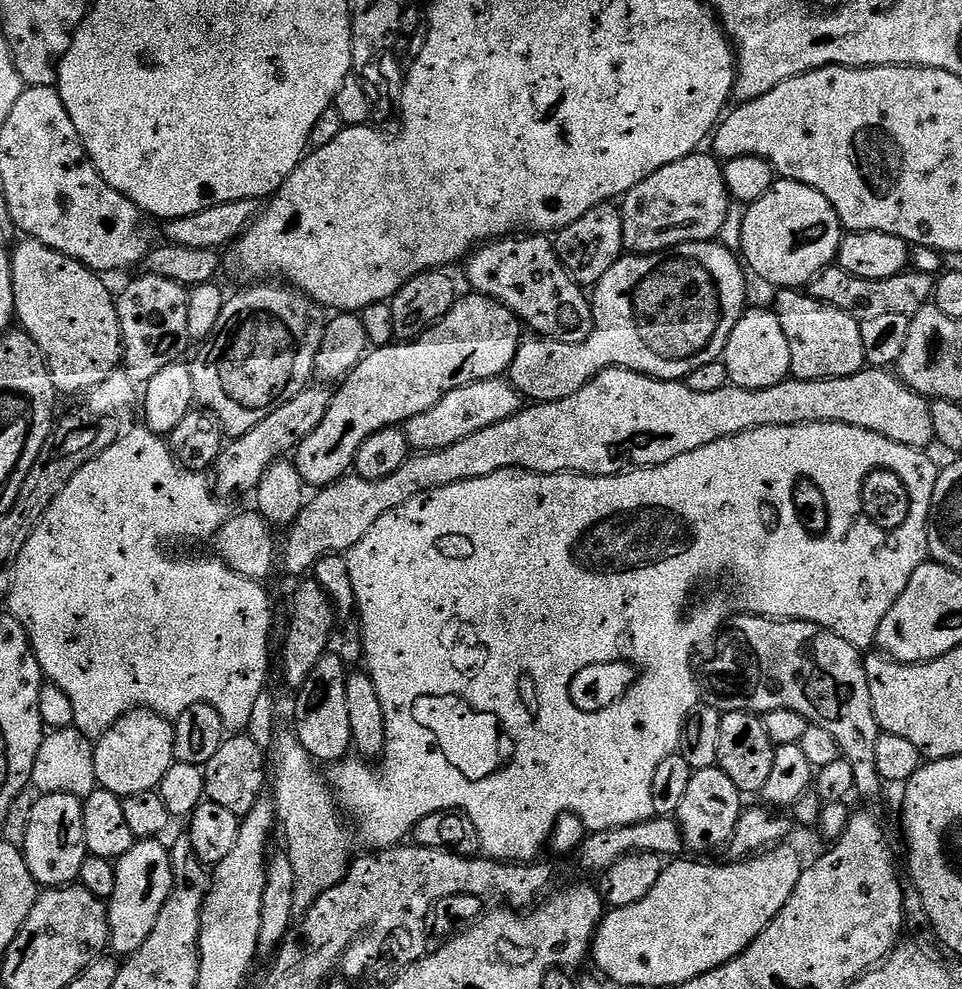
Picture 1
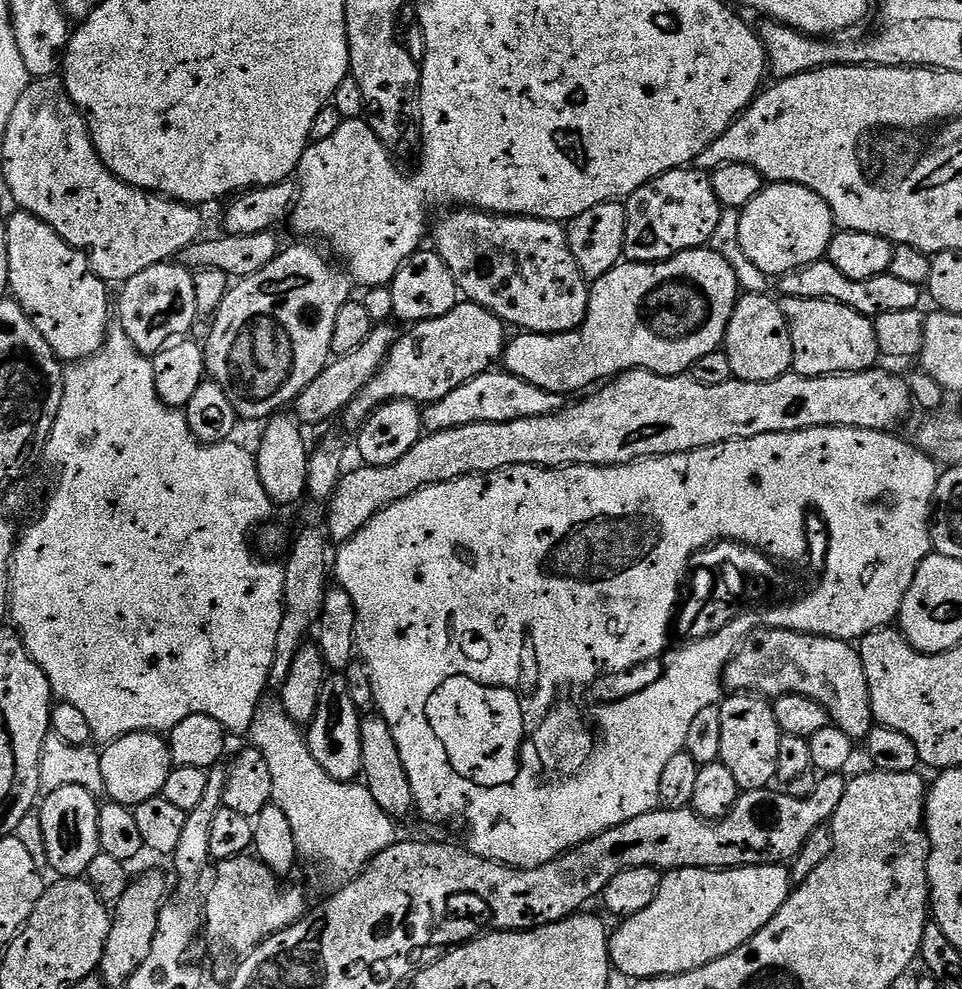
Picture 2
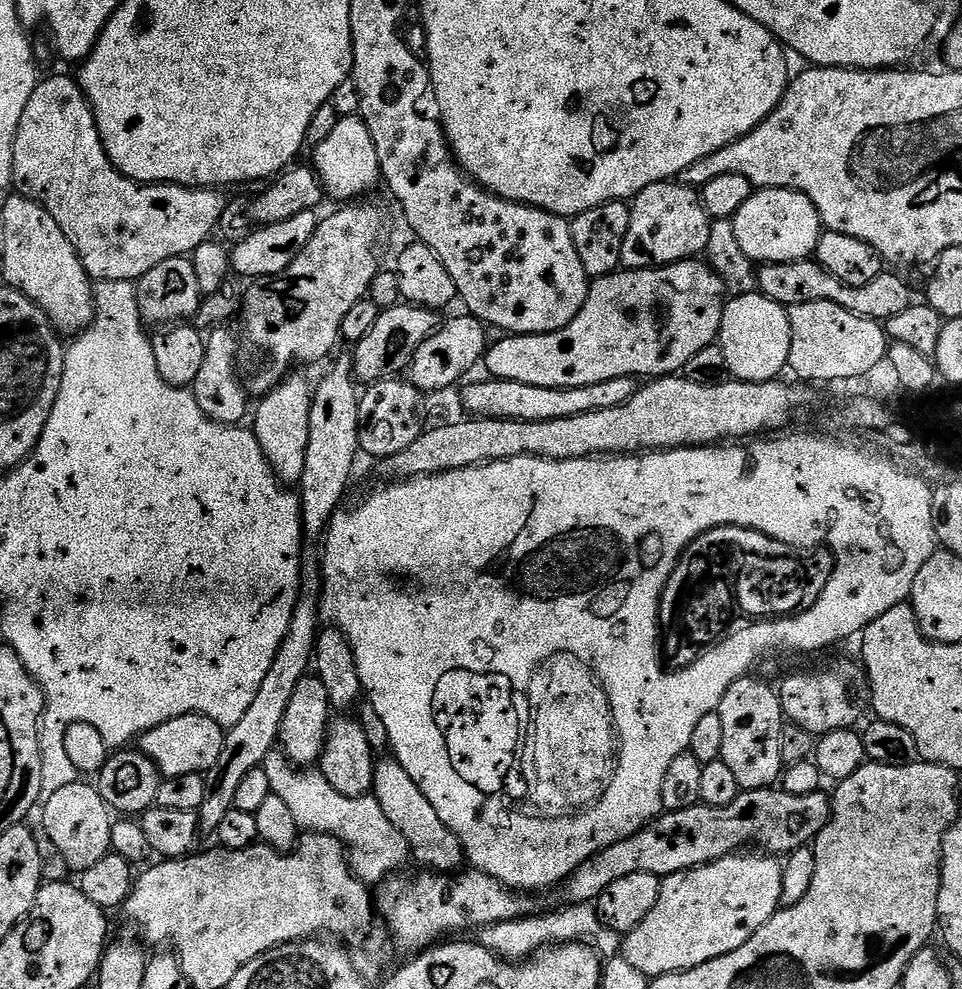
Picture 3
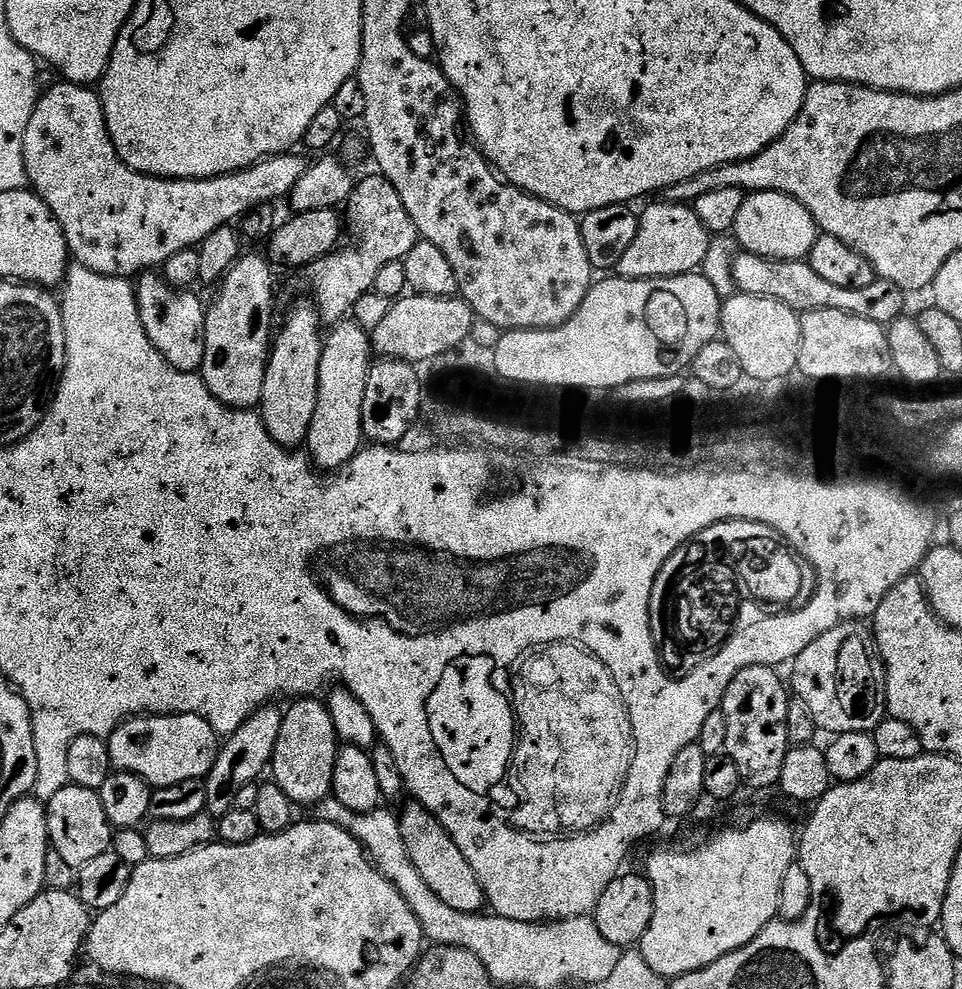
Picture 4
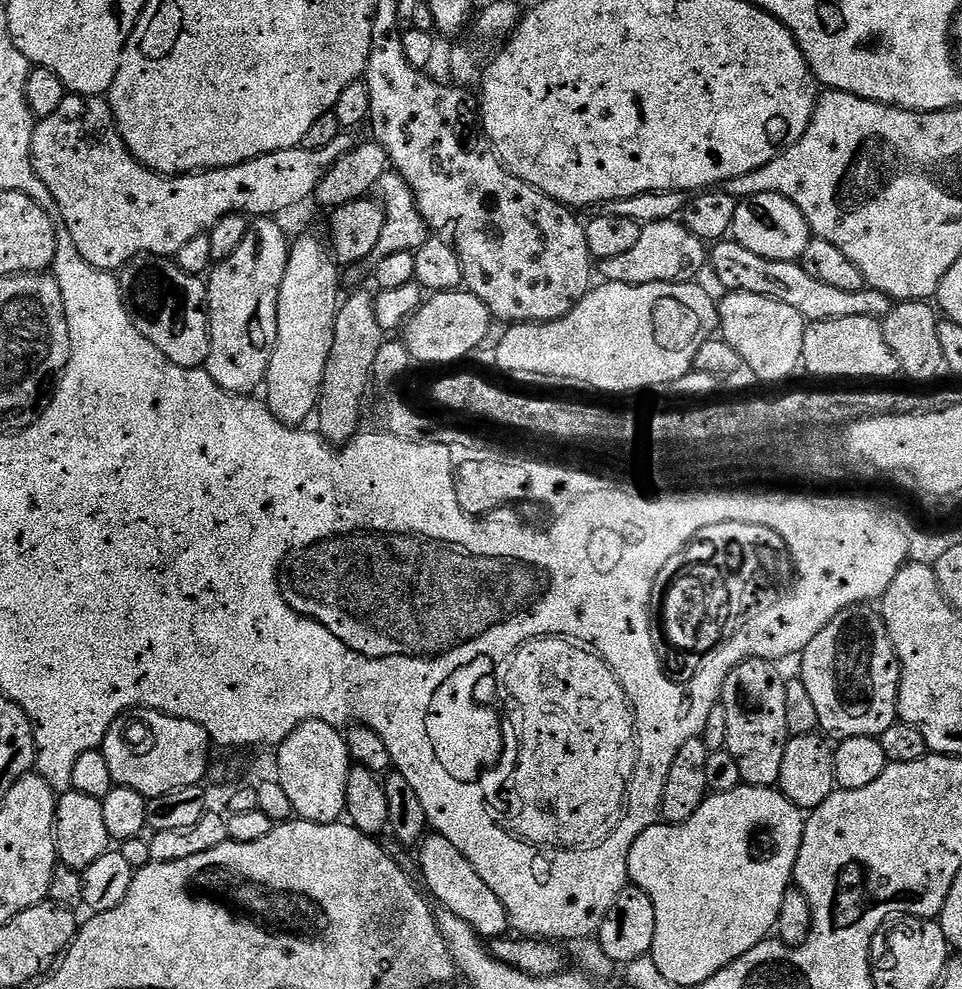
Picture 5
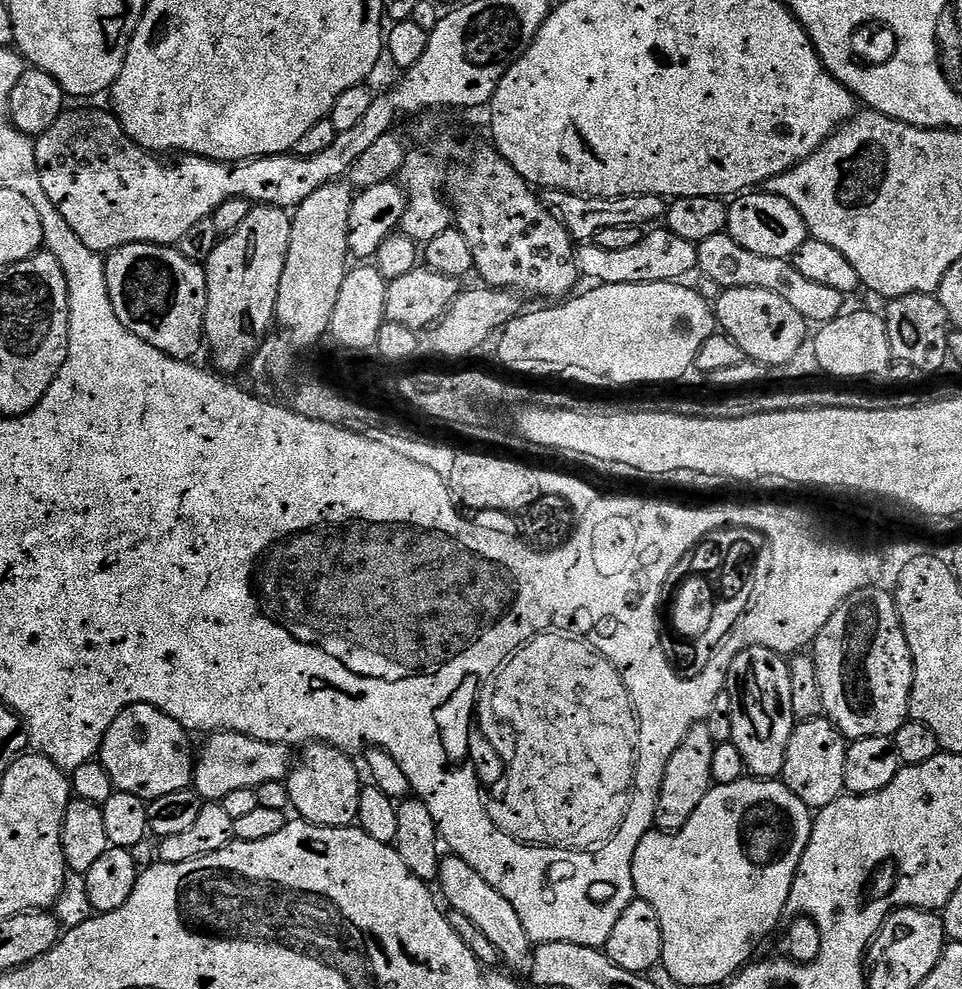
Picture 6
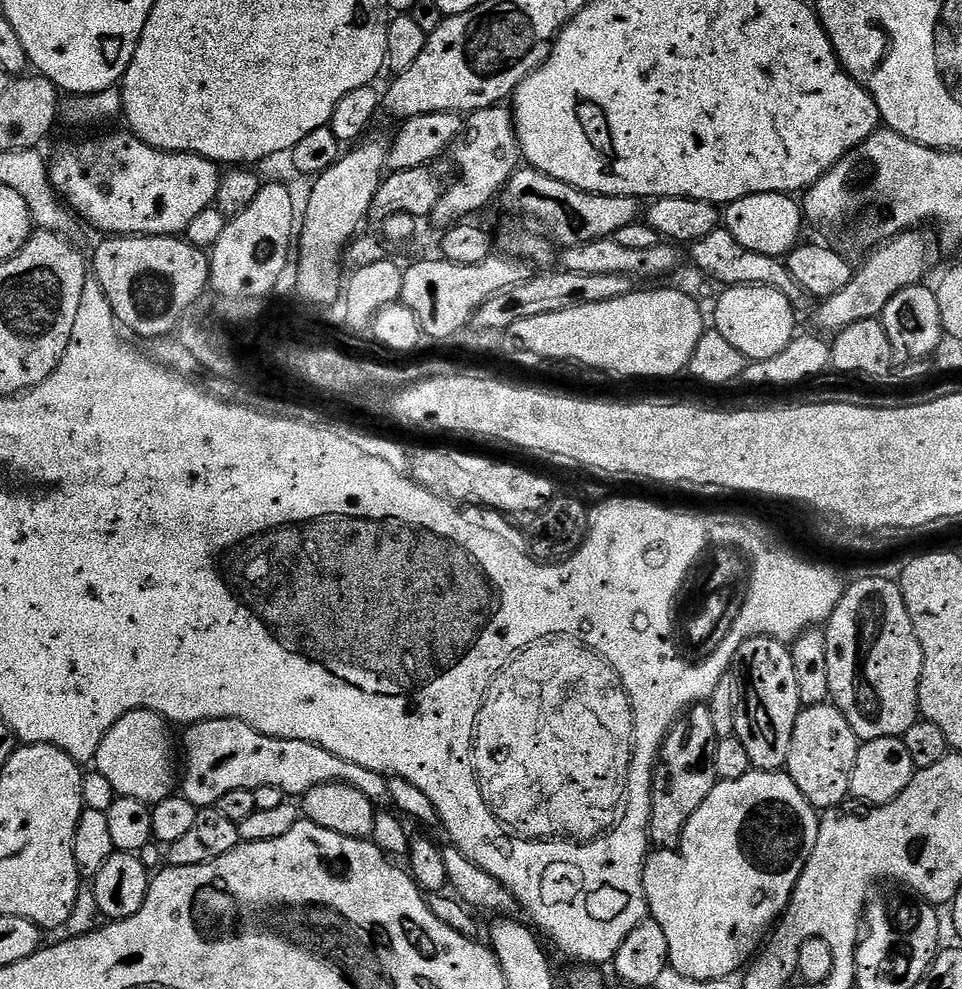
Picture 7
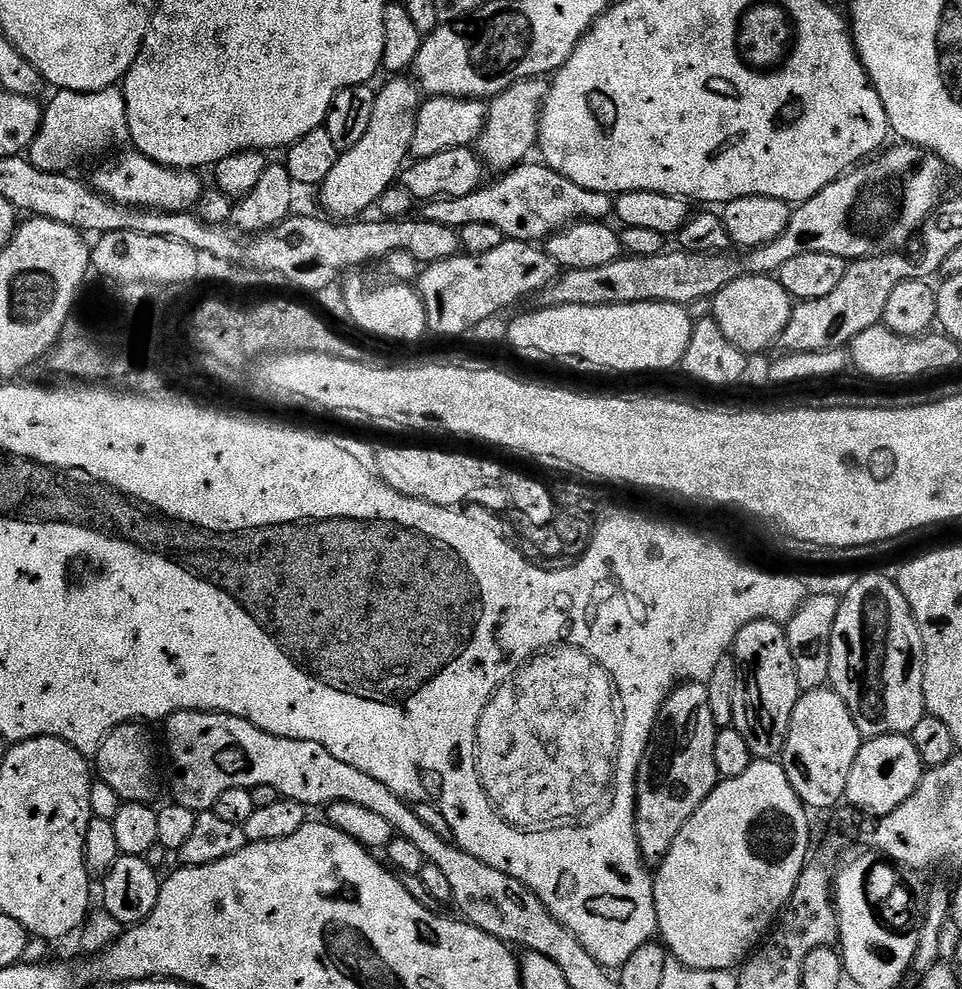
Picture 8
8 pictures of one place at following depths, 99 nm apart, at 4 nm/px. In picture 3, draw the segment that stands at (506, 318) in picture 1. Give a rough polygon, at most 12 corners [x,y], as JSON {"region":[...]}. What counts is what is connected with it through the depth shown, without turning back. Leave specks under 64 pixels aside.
{"region":[[439,325],[406,369],[421,392],[459,385],[485,359],[485,325]]}

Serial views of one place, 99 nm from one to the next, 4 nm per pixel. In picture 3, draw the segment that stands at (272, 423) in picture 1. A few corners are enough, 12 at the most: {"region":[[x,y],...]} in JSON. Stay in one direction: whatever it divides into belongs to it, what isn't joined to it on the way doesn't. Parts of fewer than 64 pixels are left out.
{"region":[[430,308],[383,309],[350,356],[361,385],[396,378],[438,327]]}

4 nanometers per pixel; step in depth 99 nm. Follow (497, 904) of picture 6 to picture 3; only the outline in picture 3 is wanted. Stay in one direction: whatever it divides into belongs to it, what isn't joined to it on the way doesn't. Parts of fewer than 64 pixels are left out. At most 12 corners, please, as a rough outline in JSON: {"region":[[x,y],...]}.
{"region":[[394,758],[371,795],[421,869],[452,874],[460,840]]}

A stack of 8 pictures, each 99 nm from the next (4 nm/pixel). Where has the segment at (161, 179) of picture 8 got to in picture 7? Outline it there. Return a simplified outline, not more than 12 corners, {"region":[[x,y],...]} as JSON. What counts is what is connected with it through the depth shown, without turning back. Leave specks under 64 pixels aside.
{"region":[[123,131],[62,145],[52,187],[104,234],[179,237],[221,169]]}

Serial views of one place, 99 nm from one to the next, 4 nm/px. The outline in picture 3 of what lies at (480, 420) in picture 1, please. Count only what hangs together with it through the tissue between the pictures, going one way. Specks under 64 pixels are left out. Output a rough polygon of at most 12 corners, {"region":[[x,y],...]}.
{"region":[[631,376],[578,388],[491,378],[461,395],[475,417],[540,423],[626,403]]}

